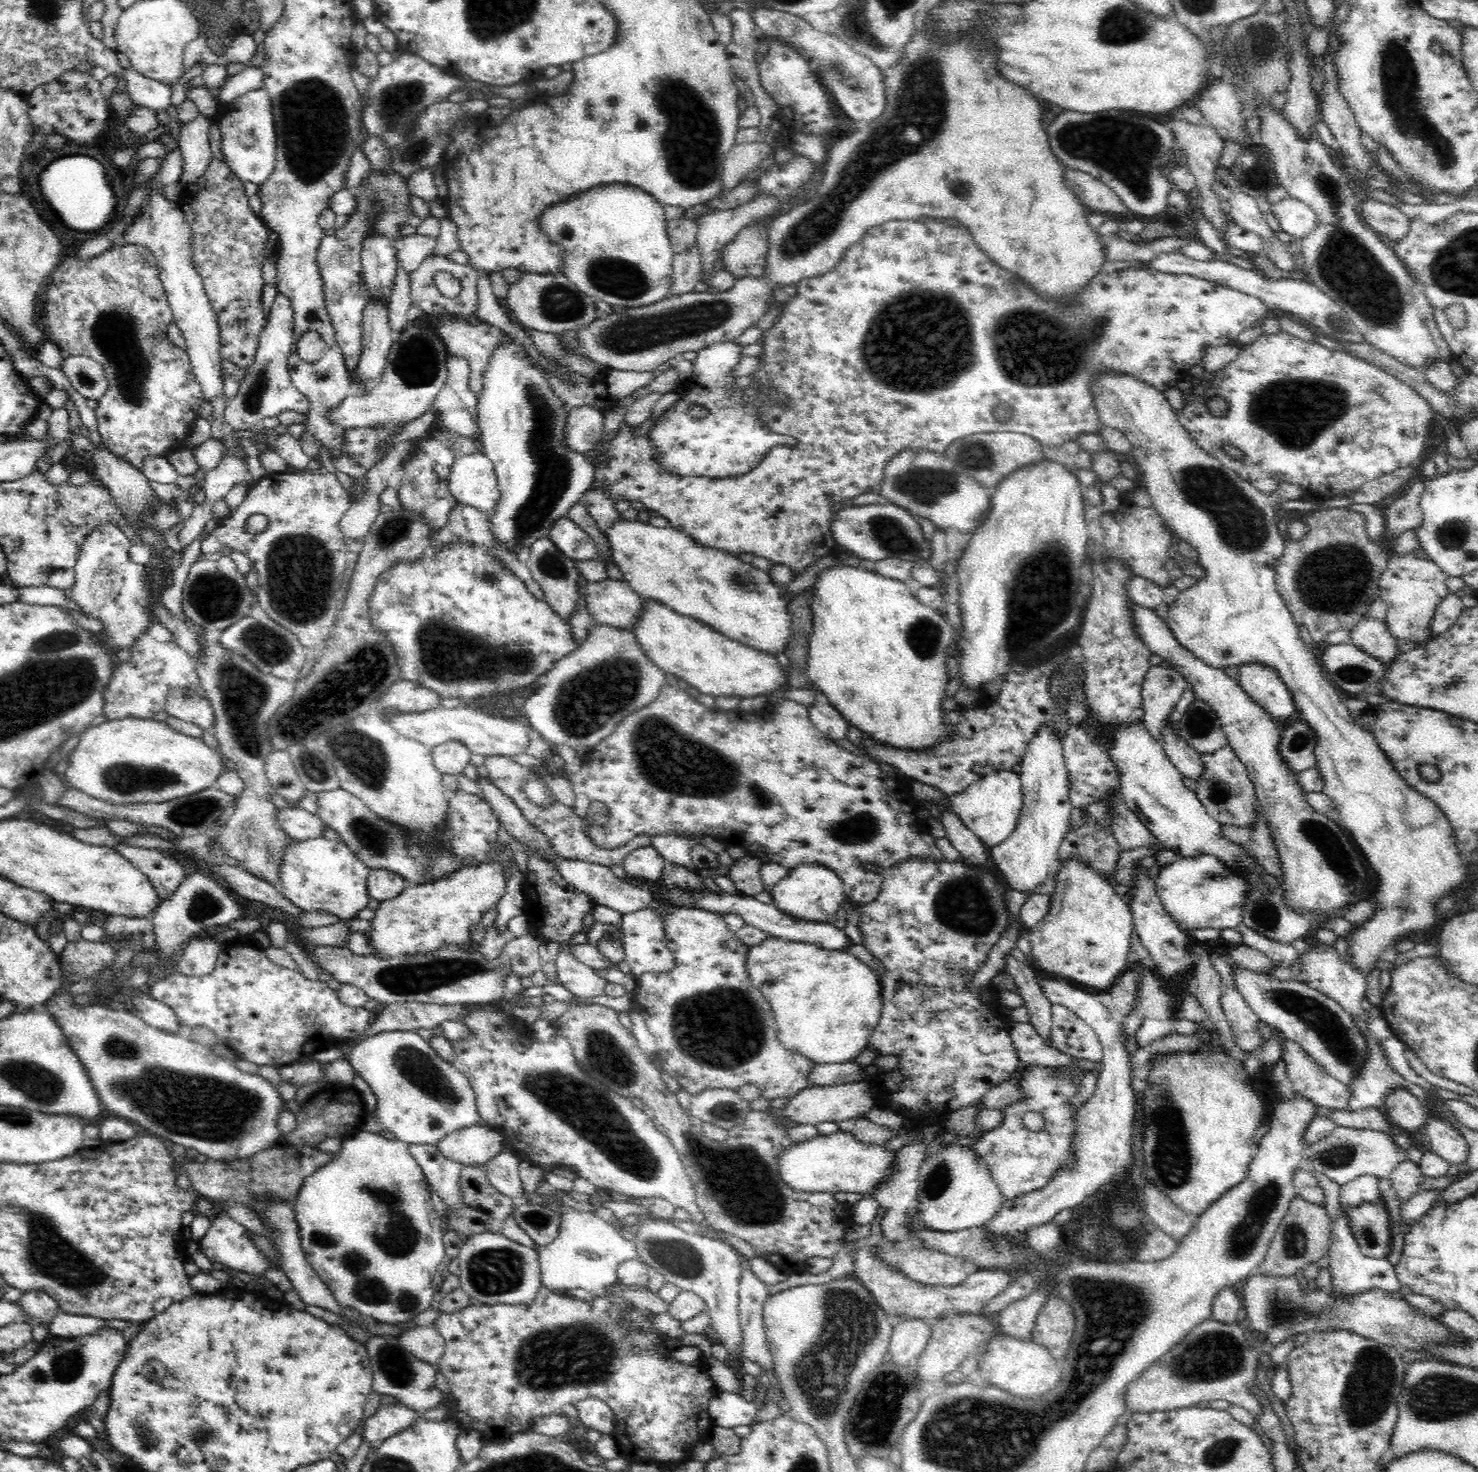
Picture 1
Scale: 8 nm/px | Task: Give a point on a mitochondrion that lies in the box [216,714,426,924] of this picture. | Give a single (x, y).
(364, 756)

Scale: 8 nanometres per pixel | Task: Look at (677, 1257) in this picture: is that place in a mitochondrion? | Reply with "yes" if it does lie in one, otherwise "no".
yes

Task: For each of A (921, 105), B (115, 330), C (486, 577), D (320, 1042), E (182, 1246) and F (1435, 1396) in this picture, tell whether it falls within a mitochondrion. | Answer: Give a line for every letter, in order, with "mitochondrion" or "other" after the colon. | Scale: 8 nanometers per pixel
A: mitochondrion
B: mitochondrion
C: mitochondrion
D: other
E: other
F: mitochondrion

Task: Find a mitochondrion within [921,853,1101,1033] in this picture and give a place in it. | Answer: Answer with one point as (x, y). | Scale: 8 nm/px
(957, 904)

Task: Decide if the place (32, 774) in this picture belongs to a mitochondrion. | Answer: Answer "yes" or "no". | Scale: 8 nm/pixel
no

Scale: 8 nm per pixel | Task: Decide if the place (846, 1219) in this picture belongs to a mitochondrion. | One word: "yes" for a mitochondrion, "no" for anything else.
no

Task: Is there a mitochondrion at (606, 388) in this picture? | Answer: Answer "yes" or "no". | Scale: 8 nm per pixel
no

